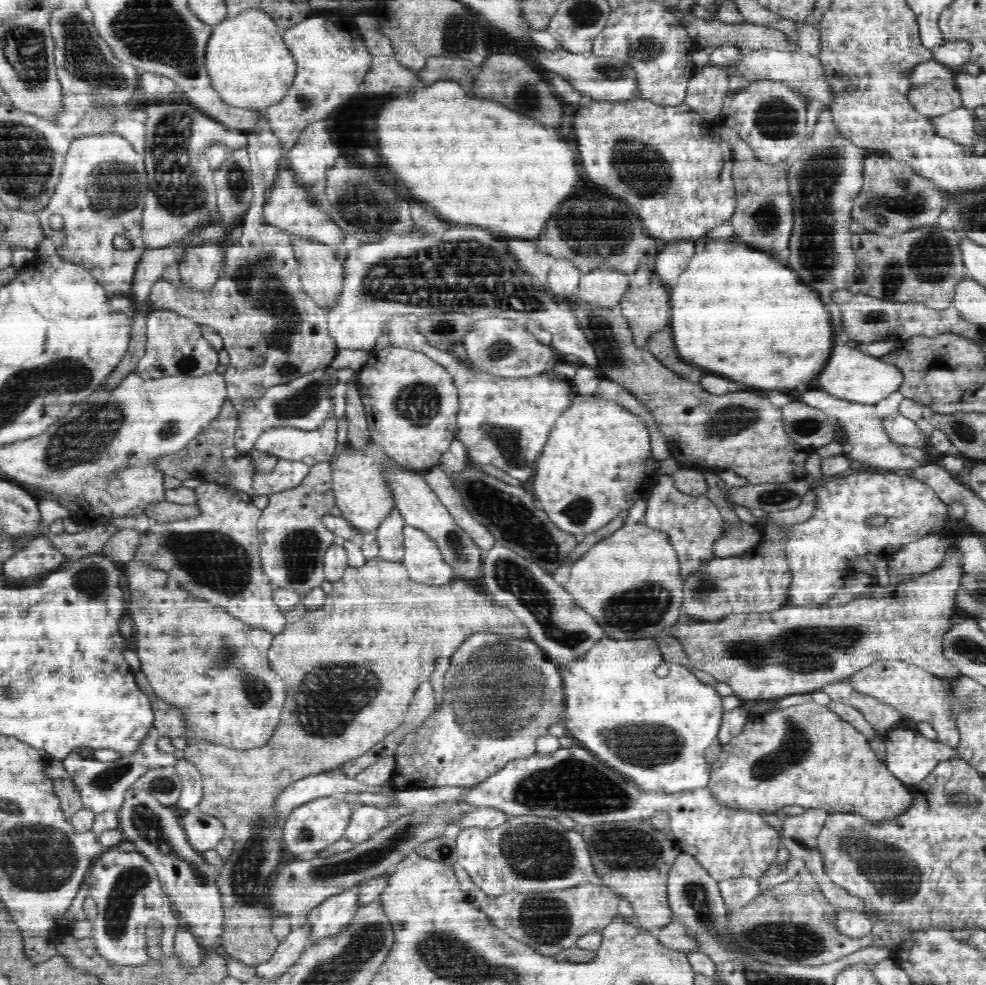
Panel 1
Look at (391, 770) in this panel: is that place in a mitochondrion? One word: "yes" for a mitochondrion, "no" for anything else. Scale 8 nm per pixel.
no

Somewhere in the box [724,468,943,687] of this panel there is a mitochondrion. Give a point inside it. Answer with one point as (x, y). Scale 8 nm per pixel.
(777, 495)

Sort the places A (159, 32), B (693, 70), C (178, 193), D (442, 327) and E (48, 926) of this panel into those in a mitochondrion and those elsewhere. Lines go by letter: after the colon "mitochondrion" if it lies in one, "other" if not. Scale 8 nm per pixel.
A: mitochondrion
B: other
C: mitochondrion
D: mitochondrion
E: other

